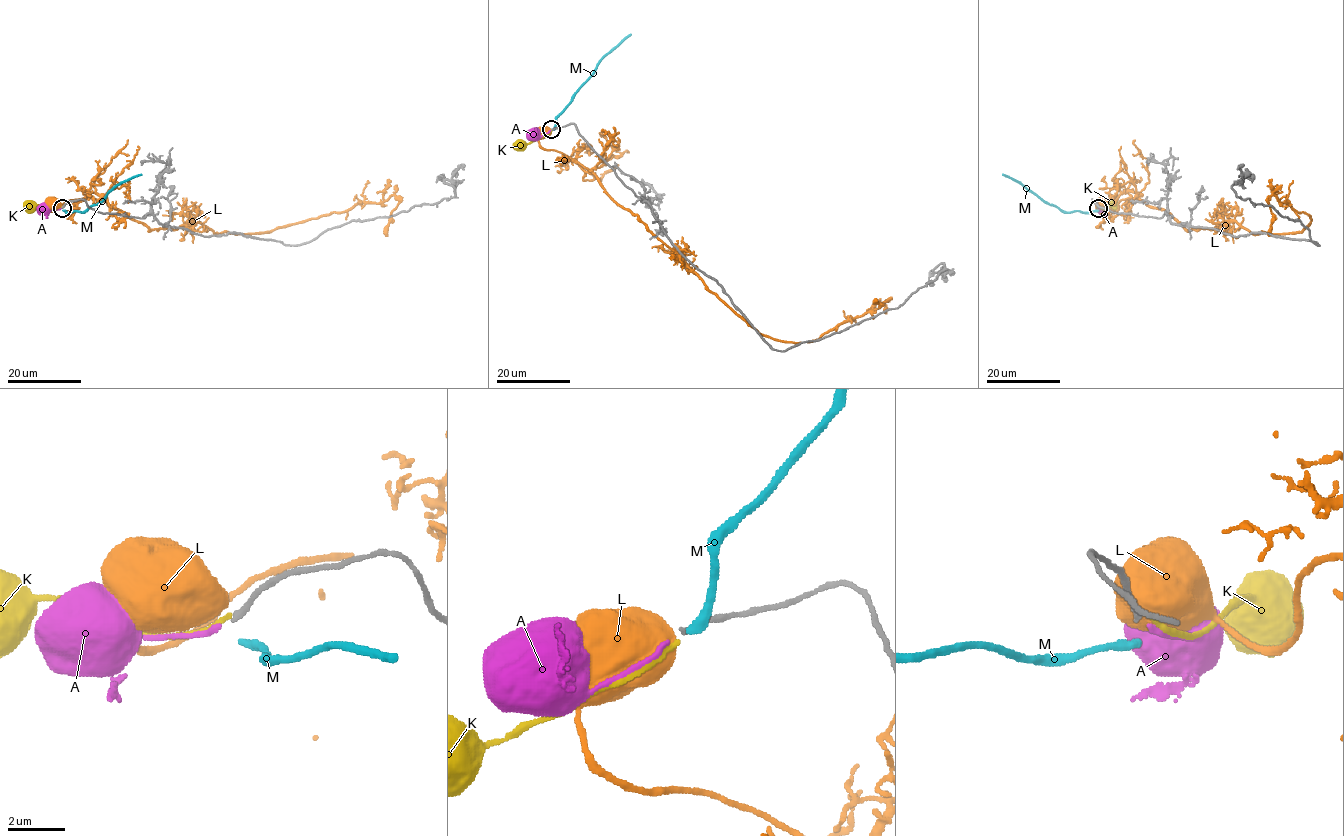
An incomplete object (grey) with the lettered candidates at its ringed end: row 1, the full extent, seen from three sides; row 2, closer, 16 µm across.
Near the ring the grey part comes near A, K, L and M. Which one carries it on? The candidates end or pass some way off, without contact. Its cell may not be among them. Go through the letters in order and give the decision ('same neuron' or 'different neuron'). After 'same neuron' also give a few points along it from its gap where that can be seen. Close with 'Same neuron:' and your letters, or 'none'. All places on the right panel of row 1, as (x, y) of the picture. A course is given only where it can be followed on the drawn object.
A: same neuron
K: different neuron
L: different neuron
M: different neuron
Same neuron: A

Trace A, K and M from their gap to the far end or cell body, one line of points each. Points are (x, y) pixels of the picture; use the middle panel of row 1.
A: (550, 130), (540, 137), (526, 131)
K: (551, 130), (524, 147), (513, 146)
M: (552, 129), (556, 117), (605, 55), (631, 34)

